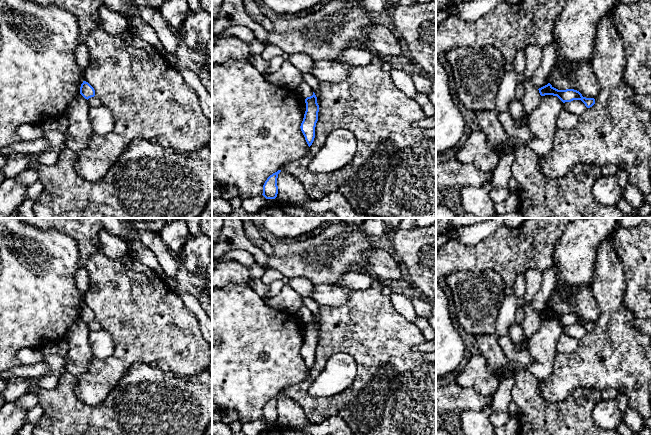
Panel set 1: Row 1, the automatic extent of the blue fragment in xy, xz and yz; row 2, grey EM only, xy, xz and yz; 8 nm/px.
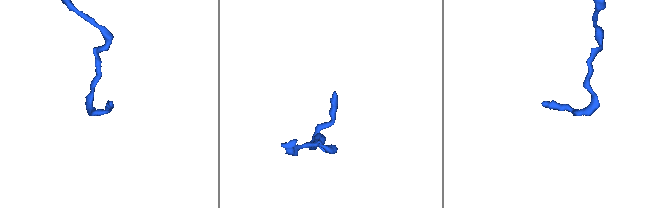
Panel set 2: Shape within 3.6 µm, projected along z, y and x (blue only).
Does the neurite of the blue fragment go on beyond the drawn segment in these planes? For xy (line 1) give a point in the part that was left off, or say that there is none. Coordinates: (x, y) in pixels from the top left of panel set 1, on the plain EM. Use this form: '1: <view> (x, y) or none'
1: none

